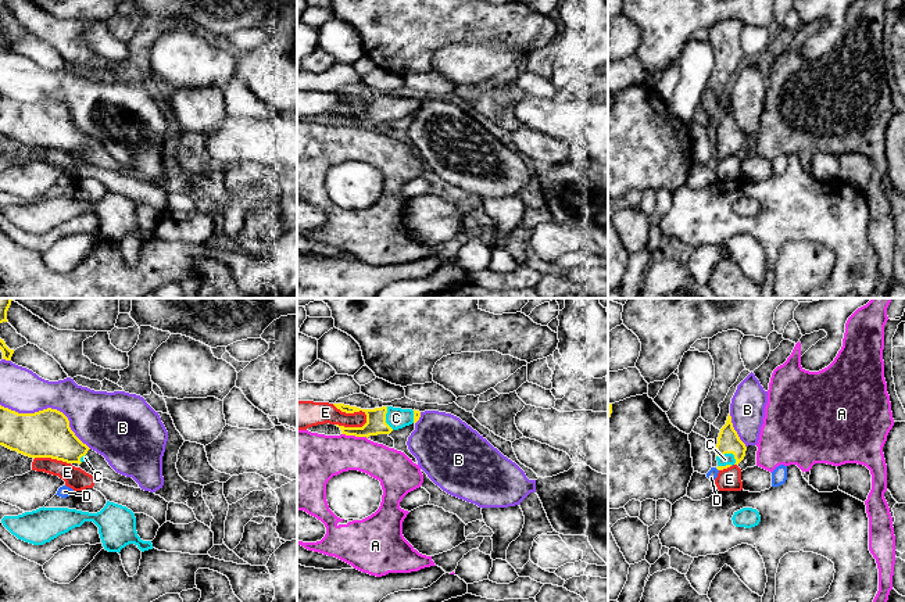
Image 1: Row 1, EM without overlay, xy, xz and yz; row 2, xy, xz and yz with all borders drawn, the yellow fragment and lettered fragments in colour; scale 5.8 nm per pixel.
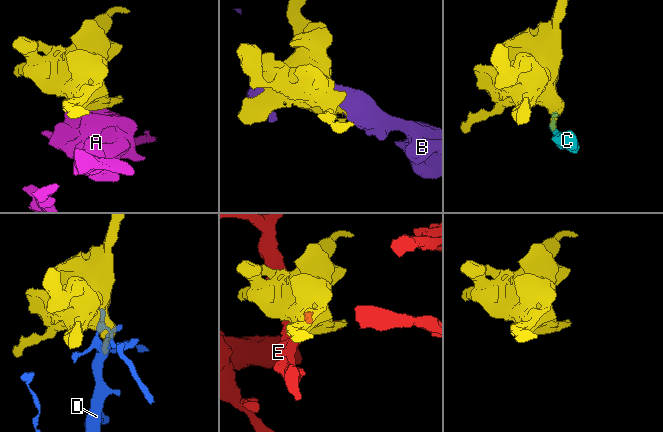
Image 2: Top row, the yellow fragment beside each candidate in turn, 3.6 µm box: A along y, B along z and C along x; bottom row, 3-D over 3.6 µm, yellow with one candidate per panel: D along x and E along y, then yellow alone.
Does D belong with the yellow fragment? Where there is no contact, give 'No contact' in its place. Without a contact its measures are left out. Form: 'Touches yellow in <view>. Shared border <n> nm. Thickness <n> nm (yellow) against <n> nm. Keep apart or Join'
No contact. Keep apart

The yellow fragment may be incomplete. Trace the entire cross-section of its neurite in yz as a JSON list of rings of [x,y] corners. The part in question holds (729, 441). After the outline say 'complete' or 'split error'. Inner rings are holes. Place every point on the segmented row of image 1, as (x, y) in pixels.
[[[729,413],[726,424],[720,429],[716,444],[718,470],[738,465],[745,456],[747,447],[733,427]]]; split error

